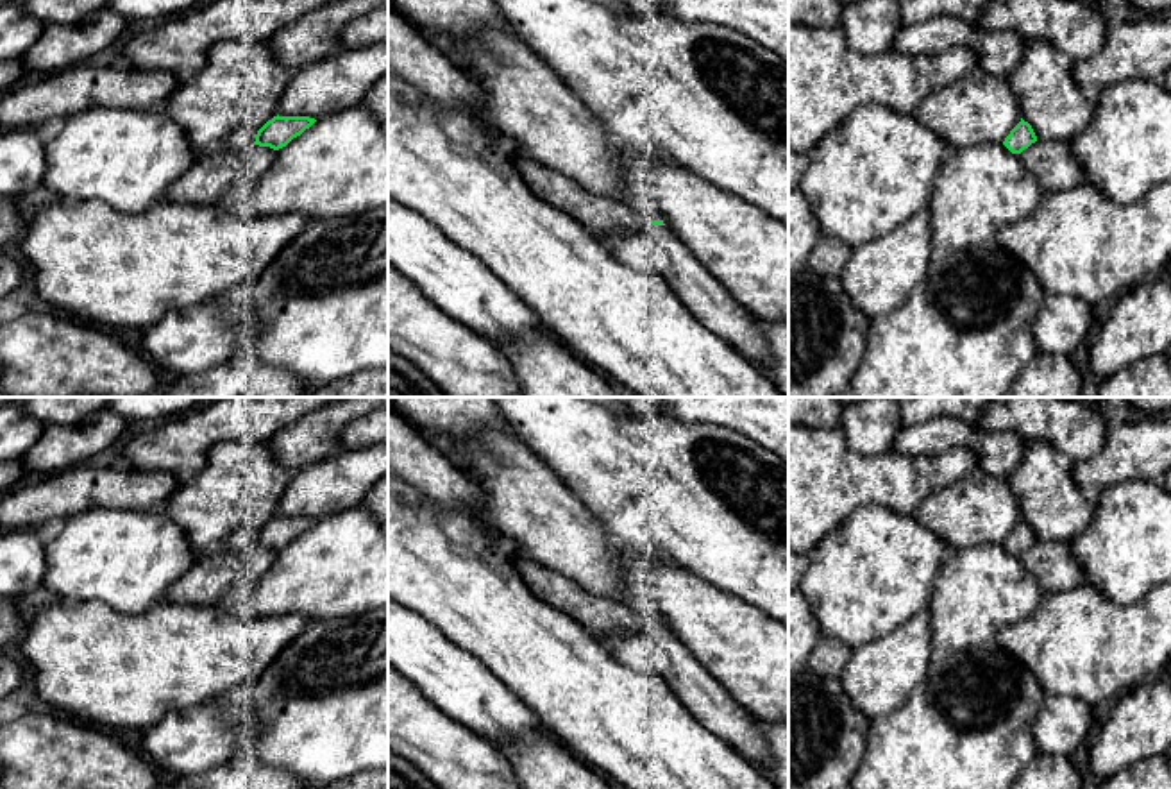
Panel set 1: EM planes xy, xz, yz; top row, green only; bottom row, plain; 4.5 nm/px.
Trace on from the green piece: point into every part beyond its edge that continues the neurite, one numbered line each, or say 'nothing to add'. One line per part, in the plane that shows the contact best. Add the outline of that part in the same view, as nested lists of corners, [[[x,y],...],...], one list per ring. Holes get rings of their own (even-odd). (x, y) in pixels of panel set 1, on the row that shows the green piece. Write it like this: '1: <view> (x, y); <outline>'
1: xy (242, 138); [[[236,129],[218,145],[216,150],[222,148],[245,150],[247,147],[254,145],[254,141],[256,141],[256,134],[252,134],[247,129]]]

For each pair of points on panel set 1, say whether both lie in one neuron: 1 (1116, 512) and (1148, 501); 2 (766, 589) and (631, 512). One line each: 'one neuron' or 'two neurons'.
1: one neuron
2: one neuron

